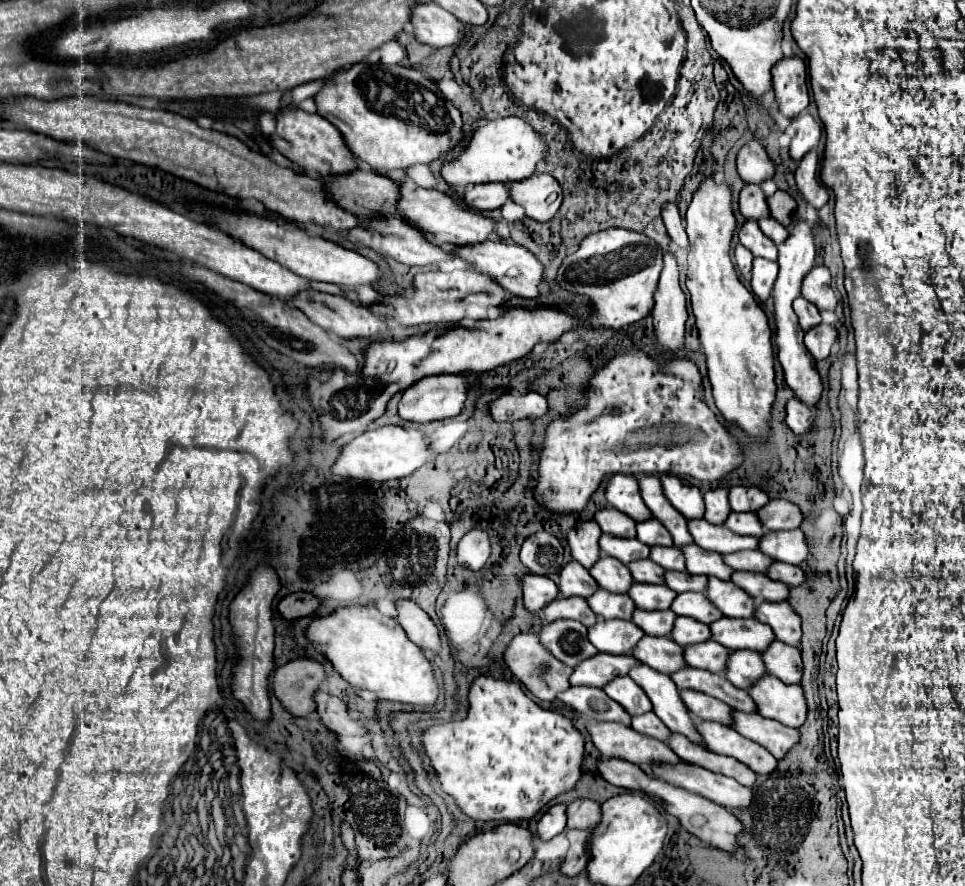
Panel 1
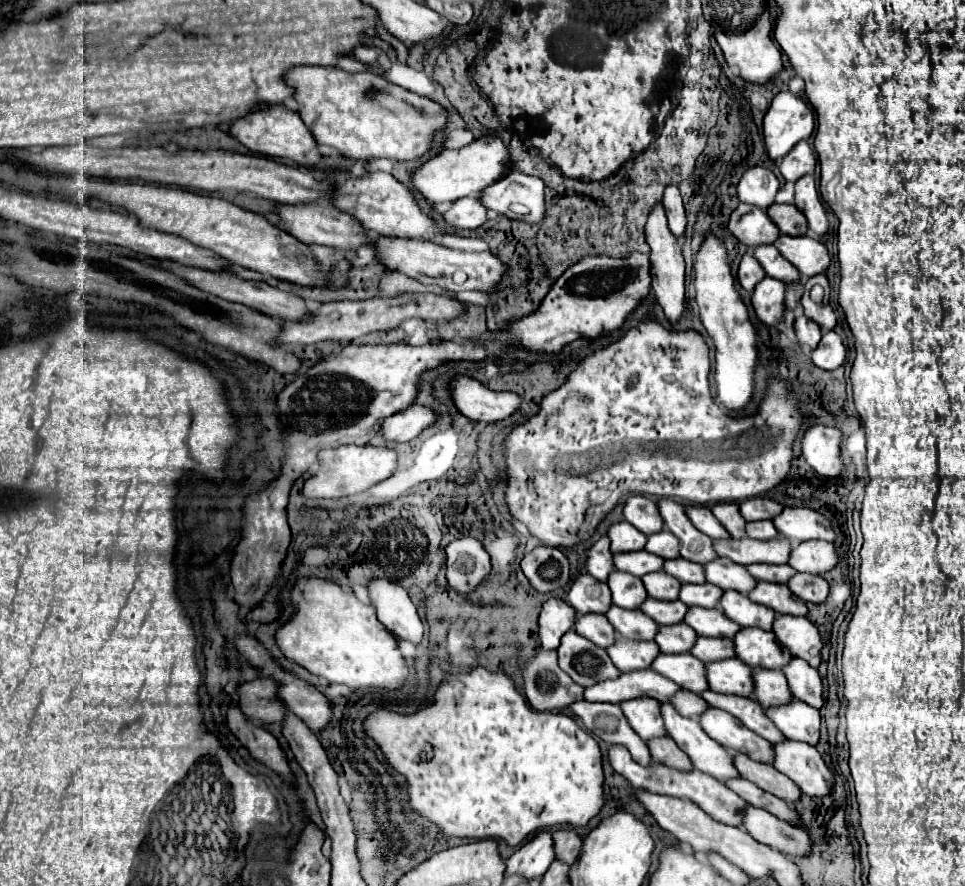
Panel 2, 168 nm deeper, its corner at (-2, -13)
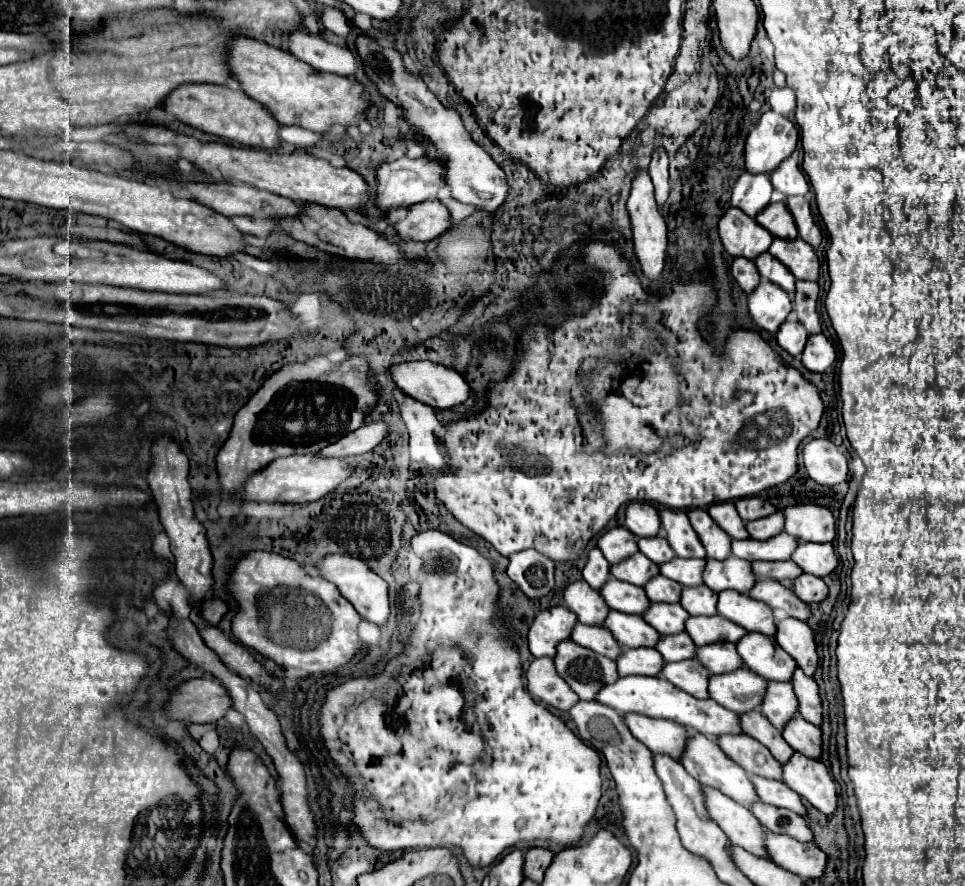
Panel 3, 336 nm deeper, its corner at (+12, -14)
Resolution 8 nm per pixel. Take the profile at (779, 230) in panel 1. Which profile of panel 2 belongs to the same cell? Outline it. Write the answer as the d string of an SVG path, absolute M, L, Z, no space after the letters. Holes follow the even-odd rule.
M780 235L774 241L774 247L800 271L802 281L826 271L826 267L830 265L828 249L818 239L812 239L808 235L802 237Z

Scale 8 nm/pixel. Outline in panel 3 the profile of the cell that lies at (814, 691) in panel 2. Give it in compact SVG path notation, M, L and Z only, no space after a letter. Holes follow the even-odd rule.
M800 668L794 672L794 692L800 702L800 716L814 726L822 726L822 700L820 700L820 688L814 678L808 678Z

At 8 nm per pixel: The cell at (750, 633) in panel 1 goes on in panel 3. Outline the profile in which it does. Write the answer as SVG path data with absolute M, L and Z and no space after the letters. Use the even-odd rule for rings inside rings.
M748 632L738 644L738 654L744 664L764 676L766 680L776 682L792 682L792 674L798 668L794 658L790 658L772 636L764 636L760 632Z

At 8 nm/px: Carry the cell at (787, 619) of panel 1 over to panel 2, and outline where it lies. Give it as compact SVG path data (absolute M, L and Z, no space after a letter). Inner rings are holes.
M778 615L772 627L778 641L788 647L792 657L800 657L810 663L810 667L820 665L820 649L822 641L818 629L806 617L794 615Z

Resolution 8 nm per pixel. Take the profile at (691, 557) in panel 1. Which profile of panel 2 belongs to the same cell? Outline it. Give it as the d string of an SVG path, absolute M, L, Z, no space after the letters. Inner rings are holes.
M718 557L712 559L710 563L704 565L704 575L706 581L728 591L740 591L744 595L748 595L748 591L752 591L756 587L756 579L750 579L750 575L746 575L746 567L730 563L730 559L726 557Z

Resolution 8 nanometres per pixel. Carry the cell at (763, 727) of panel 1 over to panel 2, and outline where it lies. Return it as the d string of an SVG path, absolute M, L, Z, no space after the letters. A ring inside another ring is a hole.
M784 739L774 743L772 765L790 777L800 791L810 797L824 797L834 785L832 771L826 767L822 755L816 751L816 747L802 741Z

